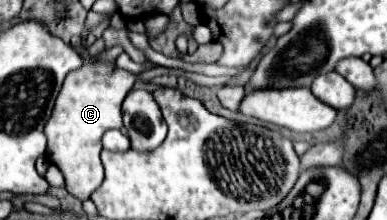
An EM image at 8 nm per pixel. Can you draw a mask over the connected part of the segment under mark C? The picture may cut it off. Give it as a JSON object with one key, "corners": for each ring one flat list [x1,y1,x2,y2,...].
{"corners":[[91,58,85,60,83,68,69,72,63,82,61,94,57,96,53,116,45,126,47,134,47,156,65,176,65,188,69,194,79,200,89,200,89,196,103,182,103,164,101,164,101,136,111,128,121,128,121,104,127,92,133,88,135,80,149,81,156,76,169,74,184,76,200,86,213,87,218,85,217,78,203,74,187,72,175,68,157,66,140,74,127,70,117,70,111,62,91,64]]}

